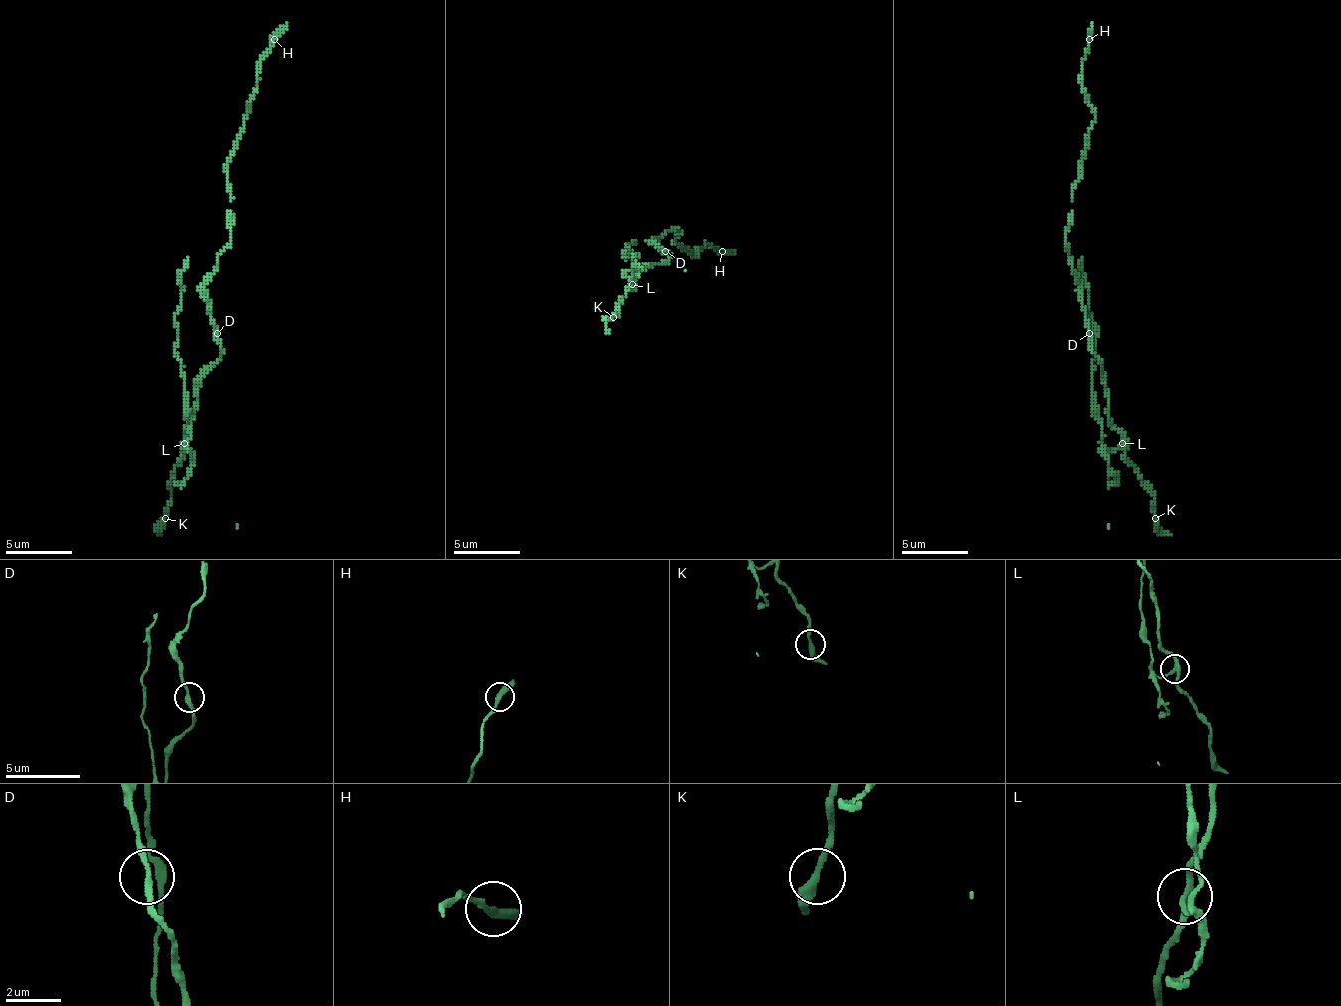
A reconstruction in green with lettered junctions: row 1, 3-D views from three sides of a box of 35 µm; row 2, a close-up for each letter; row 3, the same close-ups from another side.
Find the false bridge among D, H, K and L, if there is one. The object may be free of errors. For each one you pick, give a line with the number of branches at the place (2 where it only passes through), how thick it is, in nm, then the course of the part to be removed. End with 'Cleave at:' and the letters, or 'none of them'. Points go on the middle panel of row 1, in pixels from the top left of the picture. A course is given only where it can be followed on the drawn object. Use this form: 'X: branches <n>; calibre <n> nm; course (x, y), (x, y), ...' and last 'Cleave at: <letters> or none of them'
L: branches 3; calibre 240 nm; course (632, 284), (636, 264), (632, 254), (622, 257), (636, 244)
Cleave at: L

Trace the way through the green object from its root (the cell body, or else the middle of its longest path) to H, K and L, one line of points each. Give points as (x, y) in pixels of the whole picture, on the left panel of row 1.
H: (214, 333), (204, 280), (231, 241), (227, 161), (247, 118), (257, 62), (274, 39)
K: (214, 333), (221, 356), (201, 379), (198, 409), (184, 436), (184, 459), (174, 469), (171, 505), (165, 518)
L: (214, 333), (214, 340), (221, 346), (221, 356), (201, 379), (198, 409), (188, 426), (184, 442)

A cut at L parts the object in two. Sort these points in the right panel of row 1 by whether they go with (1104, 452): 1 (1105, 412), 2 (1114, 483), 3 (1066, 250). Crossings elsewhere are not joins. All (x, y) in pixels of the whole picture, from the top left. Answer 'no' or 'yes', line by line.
1: no
2: yes
3: no

